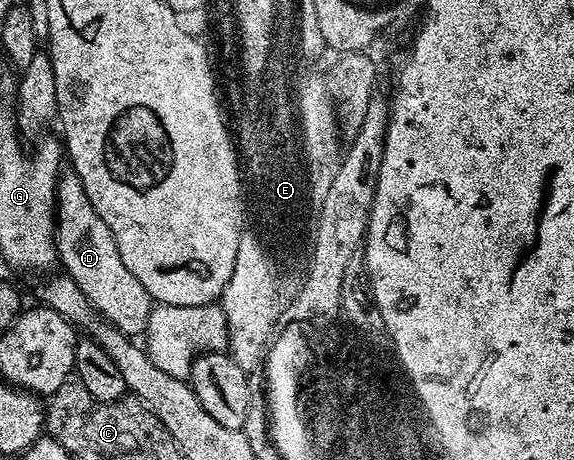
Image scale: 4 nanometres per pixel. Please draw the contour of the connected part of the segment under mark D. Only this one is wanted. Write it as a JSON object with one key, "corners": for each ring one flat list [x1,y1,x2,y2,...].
{"corners":[[72,171,65,172,56,187,56,251,63,272,74,279,101,316,128,336,143,334,152,306,151,297,127,270,110,227,94,211,80,177]]}

